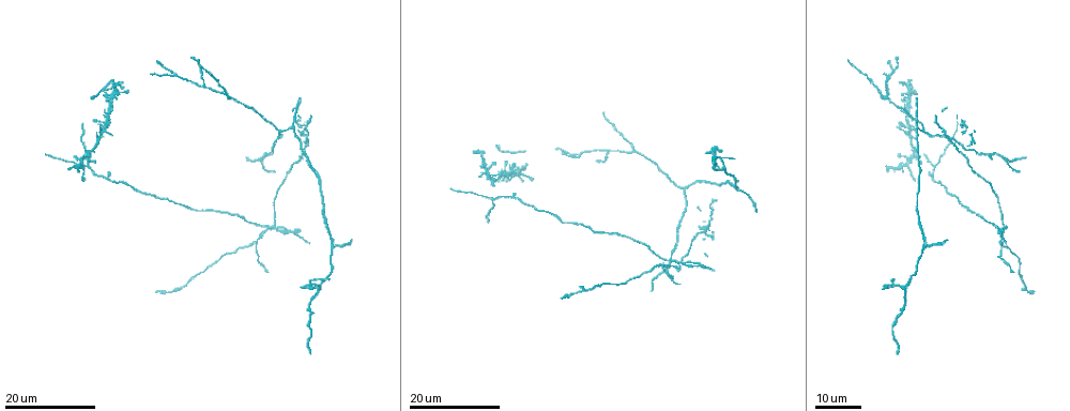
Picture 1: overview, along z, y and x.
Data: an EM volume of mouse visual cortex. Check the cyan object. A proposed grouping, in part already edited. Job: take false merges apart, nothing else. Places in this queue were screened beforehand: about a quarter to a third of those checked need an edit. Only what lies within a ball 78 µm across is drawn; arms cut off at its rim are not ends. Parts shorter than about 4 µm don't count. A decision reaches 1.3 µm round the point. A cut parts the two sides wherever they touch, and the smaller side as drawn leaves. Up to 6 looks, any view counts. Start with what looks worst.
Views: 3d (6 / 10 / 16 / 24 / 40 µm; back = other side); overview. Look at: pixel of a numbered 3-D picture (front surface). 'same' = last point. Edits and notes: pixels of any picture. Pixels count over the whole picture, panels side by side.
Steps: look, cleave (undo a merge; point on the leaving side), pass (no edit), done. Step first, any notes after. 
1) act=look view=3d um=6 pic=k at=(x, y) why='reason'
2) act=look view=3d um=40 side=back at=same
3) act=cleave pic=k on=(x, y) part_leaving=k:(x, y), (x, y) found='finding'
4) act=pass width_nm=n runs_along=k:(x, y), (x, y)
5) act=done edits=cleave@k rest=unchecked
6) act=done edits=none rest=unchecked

act=look view=3d um=24 pic=1 at=(998, 241) why='three arms meet'

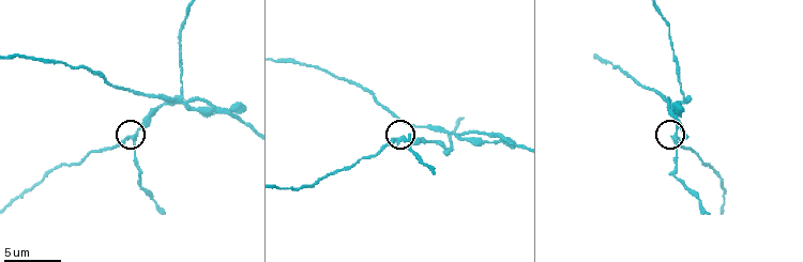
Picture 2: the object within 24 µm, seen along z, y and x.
act=look view=3d um=6 pic=2 at=(673, 138) why='zoom in'

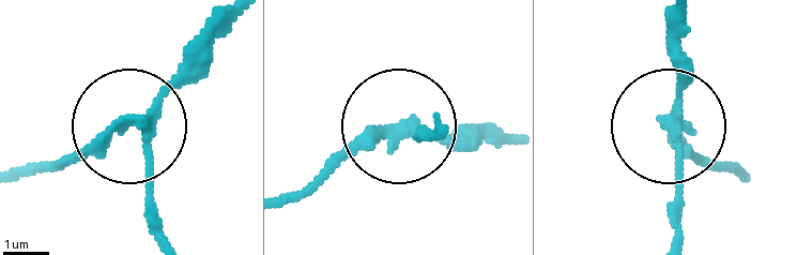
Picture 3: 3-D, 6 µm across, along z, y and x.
act=cleave pic=3 on=(80, 156) part_leaving=3:(131, 125), (19, 171) found='a second neuron is stuck on'

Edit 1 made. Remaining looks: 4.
act=look view=overview why='redraw'

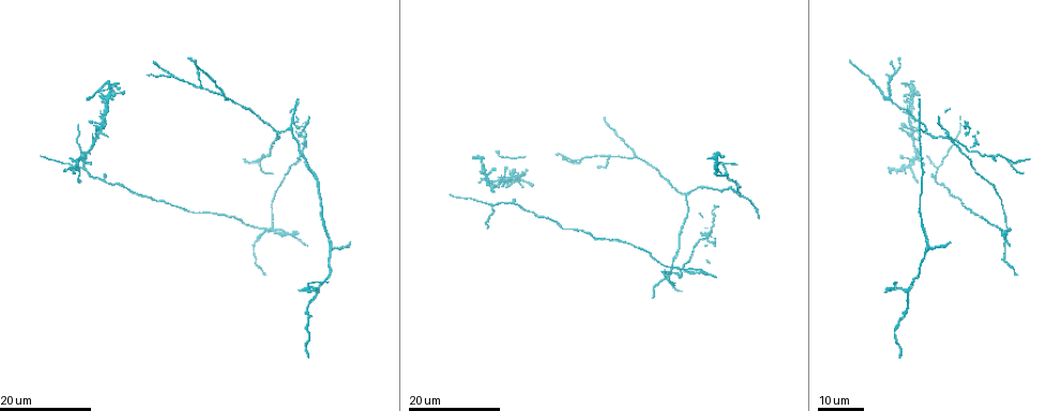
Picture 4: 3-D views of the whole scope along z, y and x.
act=look view=3d um=16 pic=4 at=(741, 196) why='small branch off a trunk'

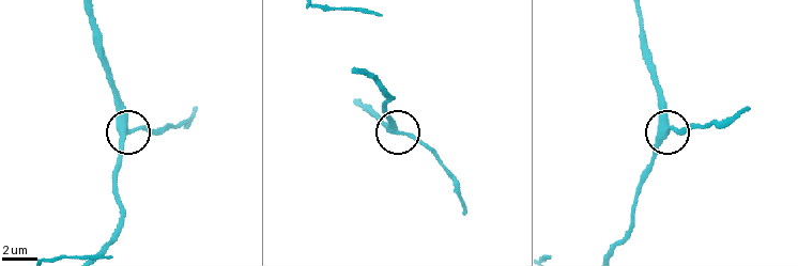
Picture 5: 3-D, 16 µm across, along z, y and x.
act=look view=3d um=10 pic=5 at=(124, 132)

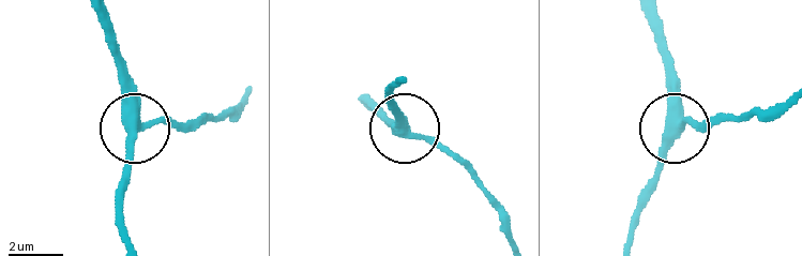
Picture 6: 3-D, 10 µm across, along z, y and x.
act=pass arms=3 runs_along=6:(648, 15), (670, 70), (672, 123), (710, 125) found='continuous, no second neuron'

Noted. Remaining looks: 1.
act=done edits=cleave@3 rest=unchecked

